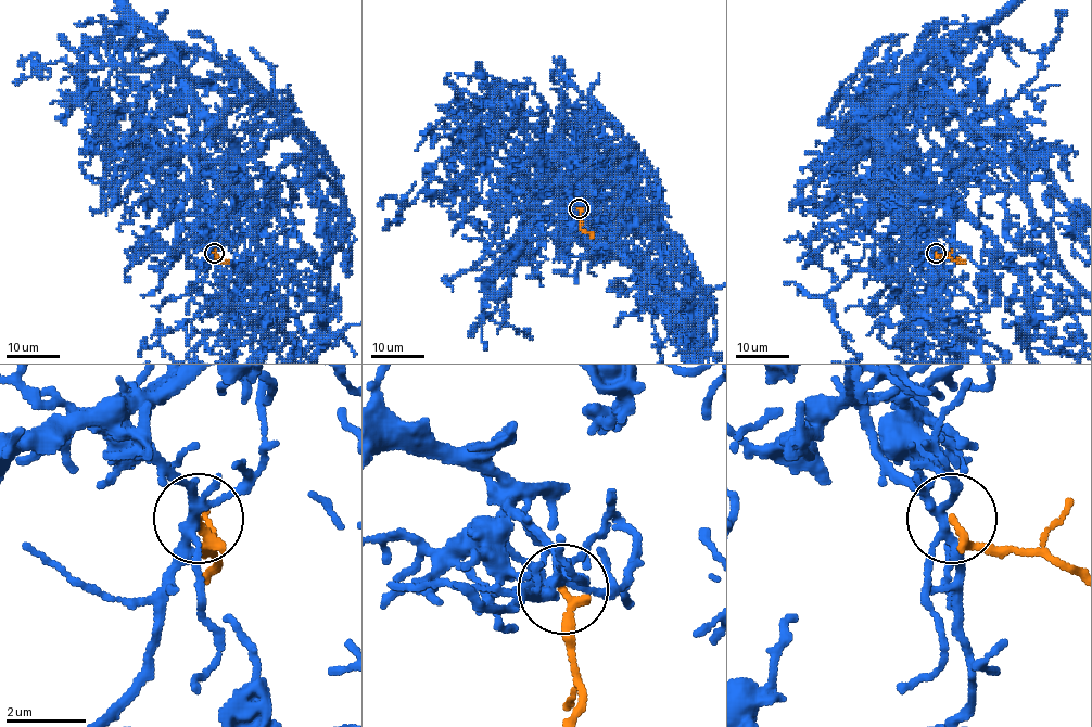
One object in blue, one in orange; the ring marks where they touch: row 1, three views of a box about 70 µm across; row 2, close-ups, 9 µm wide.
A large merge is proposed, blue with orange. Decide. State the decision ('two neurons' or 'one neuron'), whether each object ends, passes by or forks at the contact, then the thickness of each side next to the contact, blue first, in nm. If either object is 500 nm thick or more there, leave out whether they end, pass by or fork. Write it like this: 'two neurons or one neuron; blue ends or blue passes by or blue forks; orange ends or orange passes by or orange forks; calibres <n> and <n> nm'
two neurons; blue forks; orange ends; calibres 240 and 240 nm

